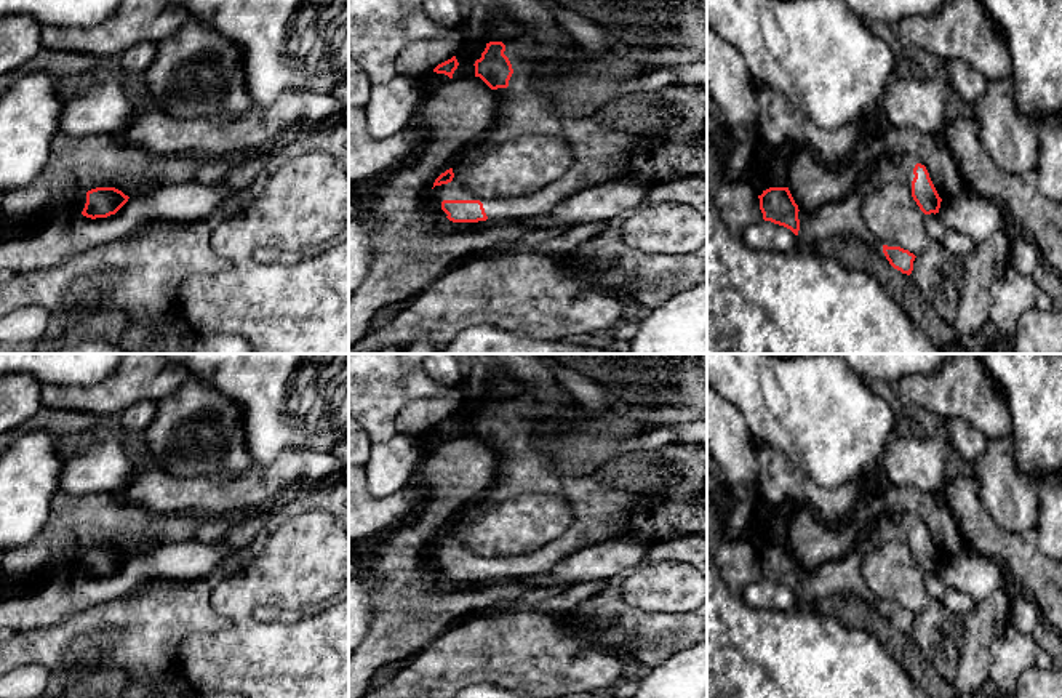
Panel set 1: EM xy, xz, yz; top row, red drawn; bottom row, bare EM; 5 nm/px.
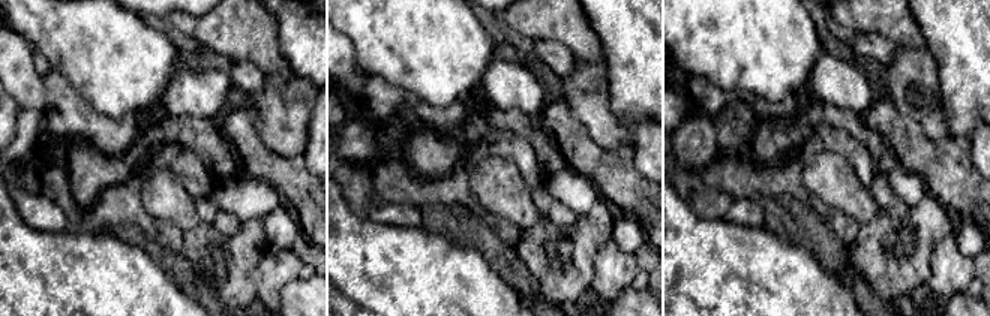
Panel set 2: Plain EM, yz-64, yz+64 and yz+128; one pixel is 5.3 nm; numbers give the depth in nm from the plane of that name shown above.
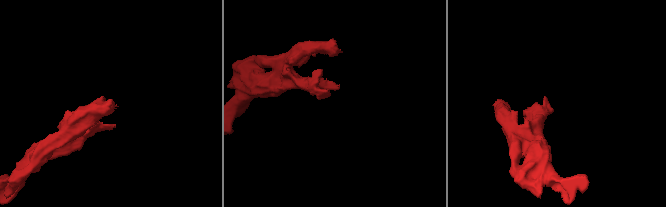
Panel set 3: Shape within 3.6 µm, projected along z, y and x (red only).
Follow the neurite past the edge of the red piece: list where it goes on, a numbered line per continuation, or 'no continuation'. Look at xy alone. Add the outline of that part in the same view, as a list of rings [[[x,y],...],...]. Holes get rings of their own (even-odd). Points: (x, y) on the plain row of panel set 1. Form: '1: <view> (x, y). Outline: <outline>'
1: xy (79, 561). Outline: [[[86,551],[75,554],[75,557],[69,567],[72,567],[75,572],[82,573],[85,562],[86,562]]]

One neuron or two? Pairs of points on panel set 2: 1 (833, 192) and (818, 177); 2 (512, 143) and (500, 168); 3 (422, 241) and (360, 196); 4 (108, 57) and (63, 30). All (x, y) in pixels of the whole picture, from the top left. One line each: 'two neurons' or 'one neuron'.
1: one neuron
2: two neurons
3: two neurons
4: one neuron

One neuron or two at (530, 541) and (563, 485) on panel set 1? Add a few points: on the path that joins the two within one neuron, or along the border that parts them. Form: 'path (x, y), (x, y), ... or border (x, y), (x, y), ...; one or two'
border (555, 540), (531, 553), (512, 556); two

